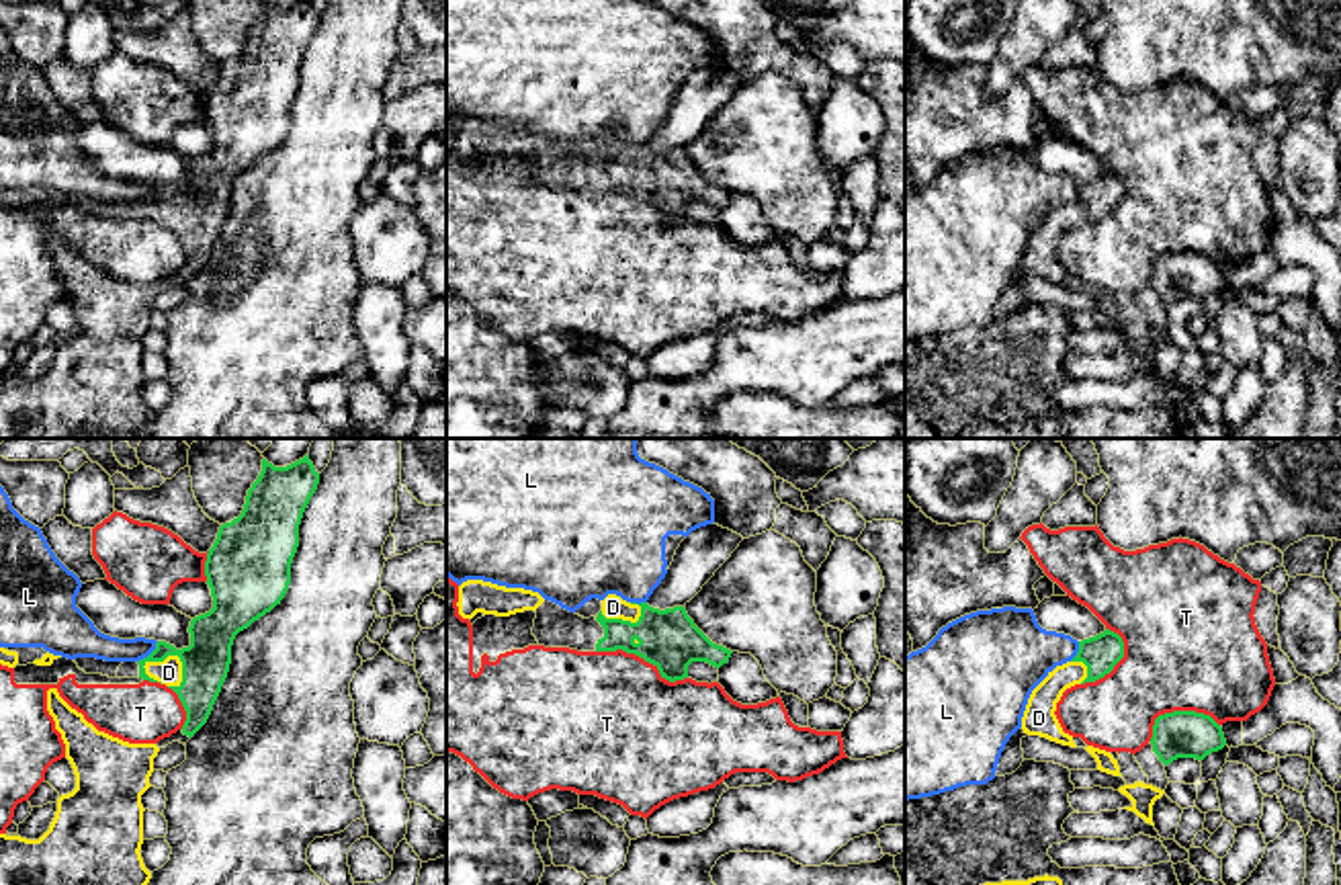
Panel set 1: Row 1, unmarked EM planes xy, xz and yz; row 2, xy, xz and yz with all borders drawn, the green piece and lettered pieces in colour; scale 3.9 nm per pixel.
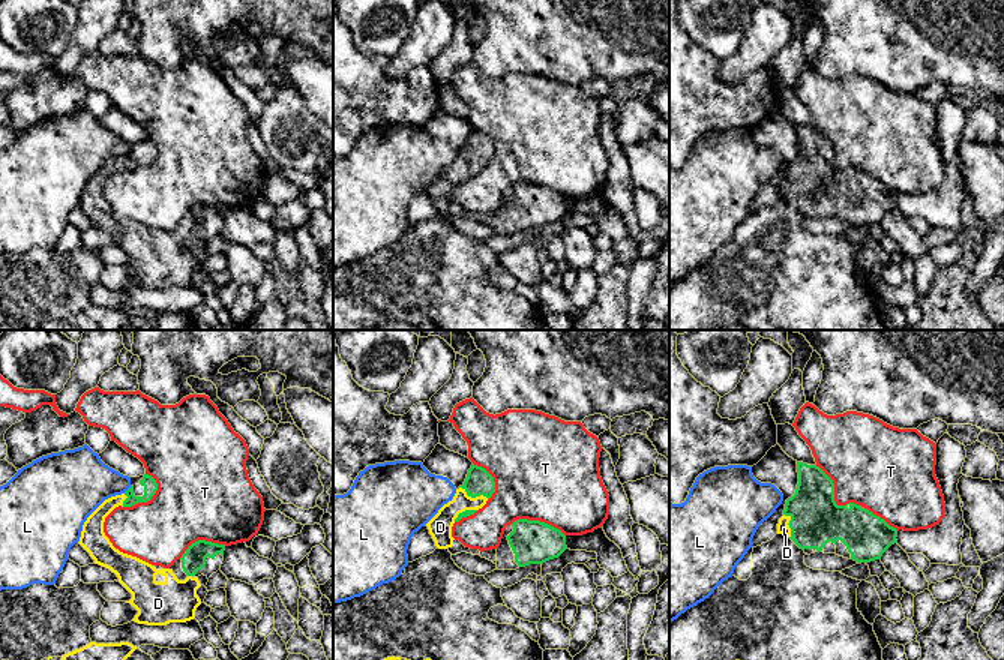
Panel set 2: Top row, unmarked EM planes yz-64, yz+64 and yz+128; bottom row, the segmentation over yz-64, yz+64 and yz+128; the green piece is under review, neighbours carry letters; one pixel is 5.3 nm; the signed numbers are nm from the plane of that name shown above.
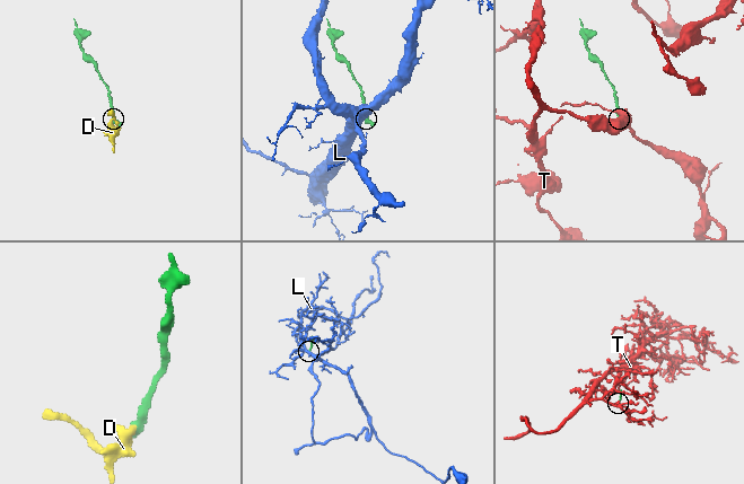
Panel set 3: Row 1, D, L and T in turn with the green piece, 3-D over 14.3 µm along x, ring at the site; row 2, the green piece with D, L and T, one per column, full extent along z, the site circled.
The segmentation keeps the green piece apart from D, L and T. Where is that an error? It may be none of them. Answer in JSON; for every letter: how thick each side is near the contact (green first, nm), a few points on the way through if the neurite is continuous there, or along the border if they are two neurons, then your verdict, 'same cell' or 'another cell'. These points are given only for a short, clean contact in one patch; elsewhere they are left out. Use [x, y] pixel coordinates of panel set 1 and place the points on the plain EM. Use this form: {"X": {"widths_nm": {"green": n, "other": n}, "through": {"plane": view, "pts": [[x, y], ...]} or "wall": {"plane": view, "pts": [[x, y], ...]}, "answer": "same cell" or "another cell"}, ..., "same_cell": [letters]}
{"D": {"widths_nm": {"green": 190, "other": 100}, "answer": "same cell"}, "L": {"widths_nm": {"green": 190, "other": 120}, "wall": {"plane": "xy", "pts": [[158, 183], [138, 203]]}, "answer": "another cell"}, "T": {"widths_nm": {"green": 240, "other": 480}, "answer": "another cell"}, "same_cell": ["D"]}

